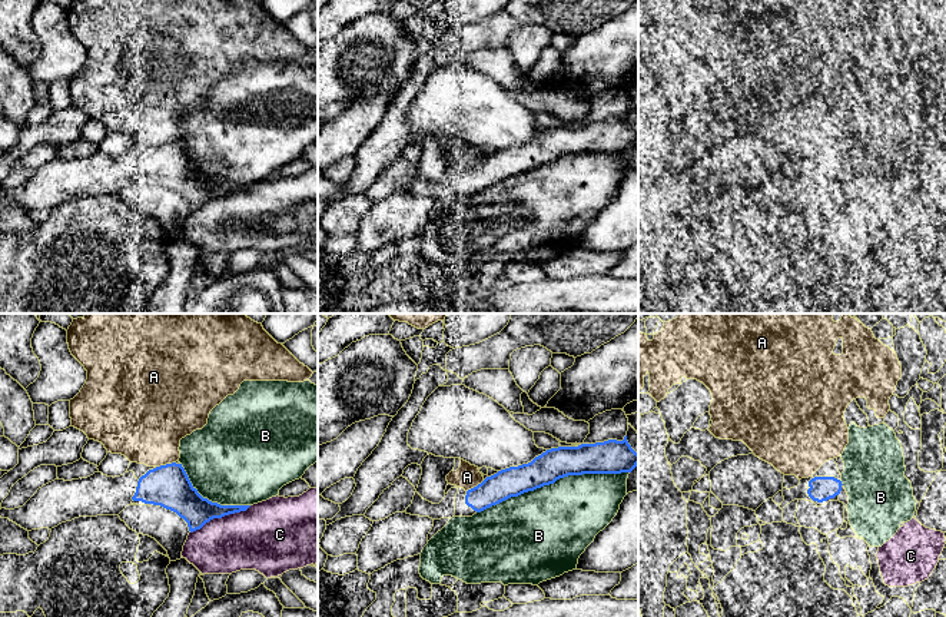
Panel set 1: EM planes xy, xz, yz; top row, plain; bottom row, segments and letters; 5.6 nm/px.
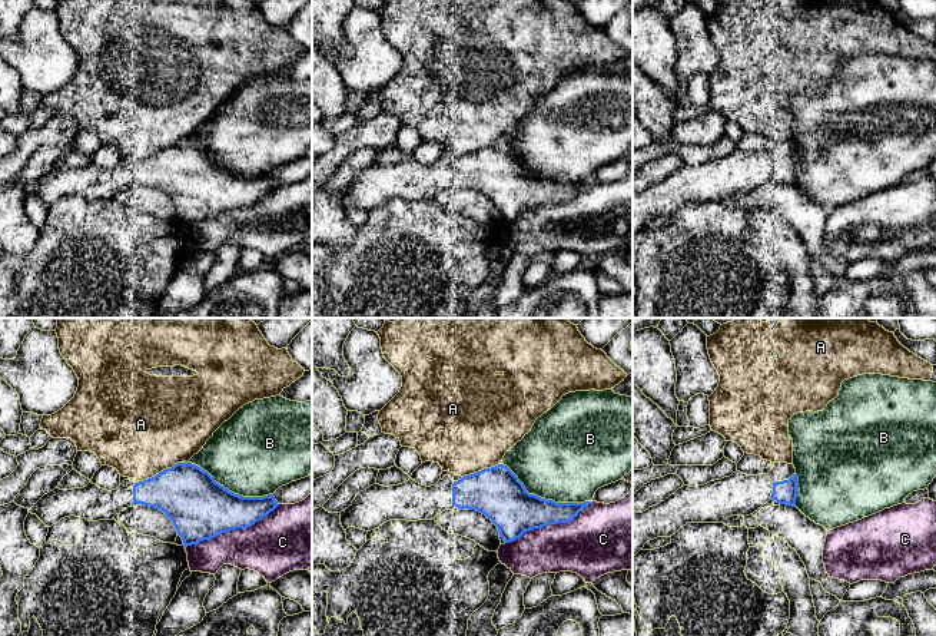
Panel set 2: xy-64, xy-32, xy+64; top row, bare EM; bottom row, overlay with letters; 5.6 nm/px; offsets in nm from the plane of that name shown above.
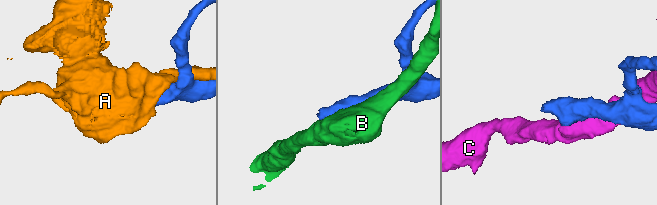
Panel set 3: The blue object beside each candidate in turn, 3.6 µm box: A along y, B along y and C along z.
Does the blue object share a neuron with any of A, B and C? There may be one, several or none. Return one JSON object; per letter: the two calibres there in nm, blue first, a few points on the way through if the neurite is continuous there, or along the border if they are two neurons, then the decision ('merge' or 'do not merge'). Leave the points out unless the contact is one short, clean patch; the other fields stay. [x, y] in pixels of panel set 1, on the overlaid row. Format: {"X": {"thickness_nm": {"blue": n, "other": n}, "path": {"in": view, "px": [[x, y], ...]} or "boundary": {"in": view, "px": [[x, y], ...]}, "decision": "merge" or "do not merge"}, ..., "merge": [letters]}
{"A": {"thickness_nm": {"blue": 240, "other": 420}, "decision": "do not merge"}, "B": {"thickness_nm": {"blue": 180, "other": 460}, "decision": "do not merge"}, "C": {"thickness_nm": {"blue": 180, "other": 360}, "decision": "do not merge"}, "merge": []}

